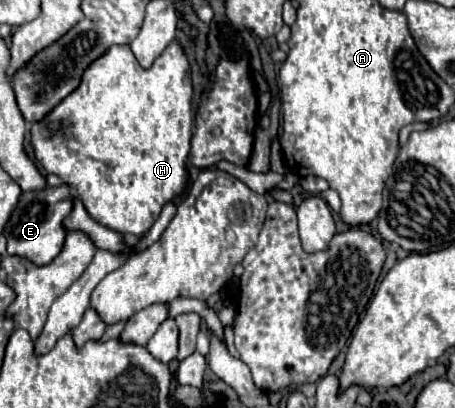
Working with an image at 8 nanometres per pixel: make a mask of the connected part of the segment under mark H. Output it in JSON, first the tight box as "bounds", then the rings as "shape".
{"bounds":[31,41,193,237],"shape":[[[173,41],[155,61],[153,67],[143,69],[135,55],[131,53],[129,45],[121,45],[121,47],[109,47],[109,51],[105,51],[105,55],[101,55],[101,59],[95,59],[87,69],[85,75],[81,77],[81,83],[77,87],[77,91],[69,93],[57,107],[53,107],[53,111],[49,111],[49,115],[45,115],[45,119],[37,121],[31,125],[31,145],[35,151],[35,159],[41,163],[41,167],[47,173],[55,173],[63,183],[71,185],[79,199],[83,201],[87,213],[101,225],[121,233],[121,235],[131,235],[131,237],[141,237],[145,235],[145,231],[149,231],[149,227],[153,225],[153,221],[157,219],[157,215],[161,213],[163,205],[171,199],[175,199],[185,183],[187,183],[187,161],[189,155],[189,141],[191,141],[191,131],[193,131],[193,119],[191,119],[191,97],[193,97],[193,89],[191,89],[191,67],[187,61],[187,55],[183,51],[183,47]]]}

